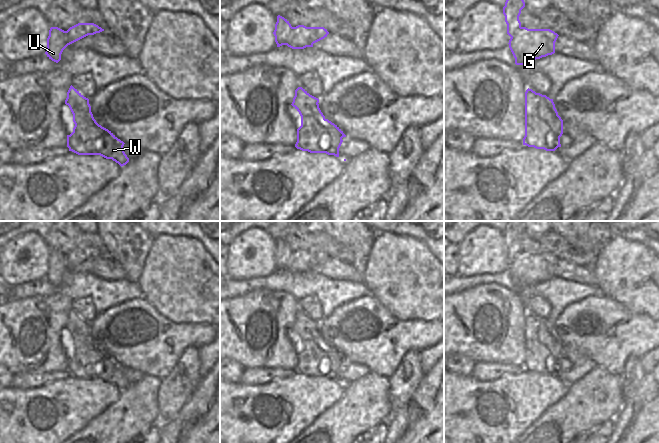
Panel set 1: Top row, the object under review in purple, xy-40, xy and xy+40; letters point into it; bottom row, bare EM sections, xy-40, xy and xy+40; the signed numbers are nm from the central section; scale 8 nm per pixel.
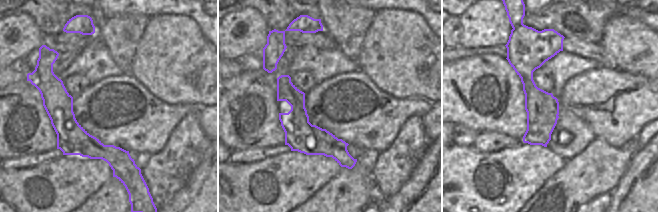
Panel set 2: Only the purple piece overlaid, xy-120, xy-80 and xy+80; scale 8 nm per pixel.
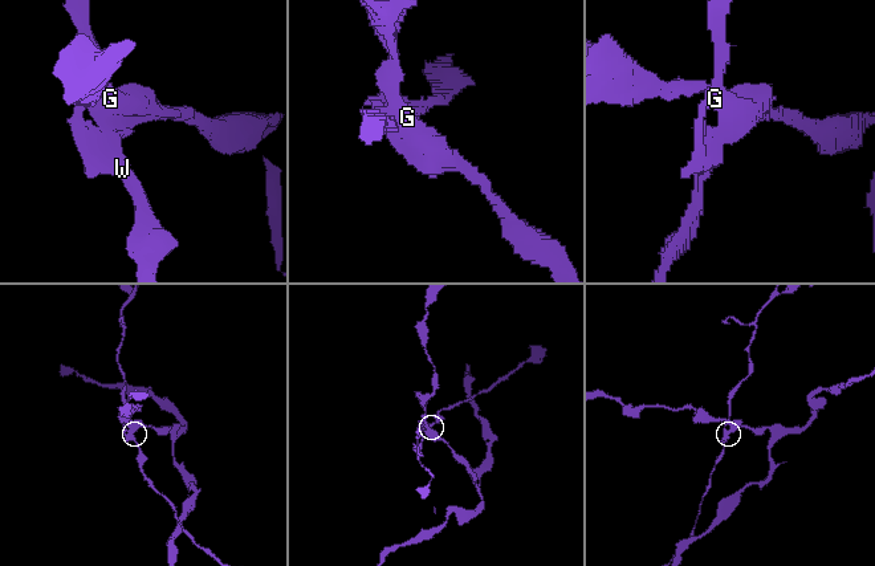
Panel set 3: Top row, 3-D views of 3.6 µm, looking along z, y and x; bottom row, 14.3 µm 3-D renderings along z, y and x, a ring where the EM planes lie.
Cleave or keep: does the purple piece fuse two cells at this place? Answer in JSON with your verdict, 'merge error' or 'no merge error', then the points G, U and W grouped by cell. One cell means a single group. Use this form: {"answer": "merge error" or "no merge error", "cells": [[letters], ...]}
{"answer": "merge error", "cells": [["G"], ["U", "W"]]}

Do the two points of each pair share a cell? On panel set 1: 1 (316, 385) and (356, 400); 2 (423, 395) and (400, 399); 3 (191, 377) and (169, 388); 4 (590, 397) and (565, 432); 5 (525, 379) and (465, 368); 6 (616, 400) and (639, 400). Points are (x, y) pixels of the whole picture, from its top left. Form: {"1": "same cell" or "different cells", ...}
{"1": "different cells", "2": "different cells", "3": "same cell", "4": "same cell", "5": "different cells", "6": "different cells"}

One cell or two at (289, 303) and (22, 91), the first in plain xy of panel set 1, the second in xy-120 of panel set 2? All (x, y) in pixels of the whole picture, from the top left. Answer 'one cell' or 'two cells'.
one cell

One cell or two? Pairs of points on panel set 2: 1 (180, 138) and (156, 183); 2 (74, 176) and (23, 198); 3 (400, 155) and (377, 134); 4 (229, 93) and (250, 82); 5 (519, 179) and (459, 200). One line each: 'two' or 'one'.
1: one
2: one
3: two
4: one
5: one

